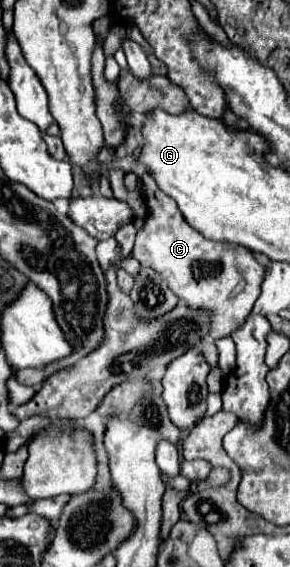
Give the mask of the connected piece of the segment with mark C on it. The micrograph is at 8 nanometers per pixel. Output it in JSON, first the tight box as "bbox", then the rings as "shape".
{"bbox":[132,173,266,339],"shape":[[[144,173],[142,181],[144,181],[144,199],[146,199],[150,215],[148,215],[146,225],[136,235],[136,245],[132,251],[134,259],[138,259],[142,267],[150,267],[150,269],[158,271],[168,281],[168,287],[172,289],[172,293],[180,301],[184,301],[190,309],[202,309],[202,311],[210,313],[210,337],[212,339],[228,337],[232,333],[232,329],[236,329],[236,325],[240,325],[240,321],[244,321],[244,317],[248,317],[248,313],[252,313],[254,301],[260,295],[260,285],[264,281],[266,267],[256,261],[256,257],[252,255],[250,249],[244,249],[244,247],[232,245],[232,243],[218,243],[218,241],[204,239],[196,229],[192,229],[184,221],[180,209],[176,209],[176,203],[158,189],[156,181],[152,181],[152,177],[148,177],[148,173]]]}

